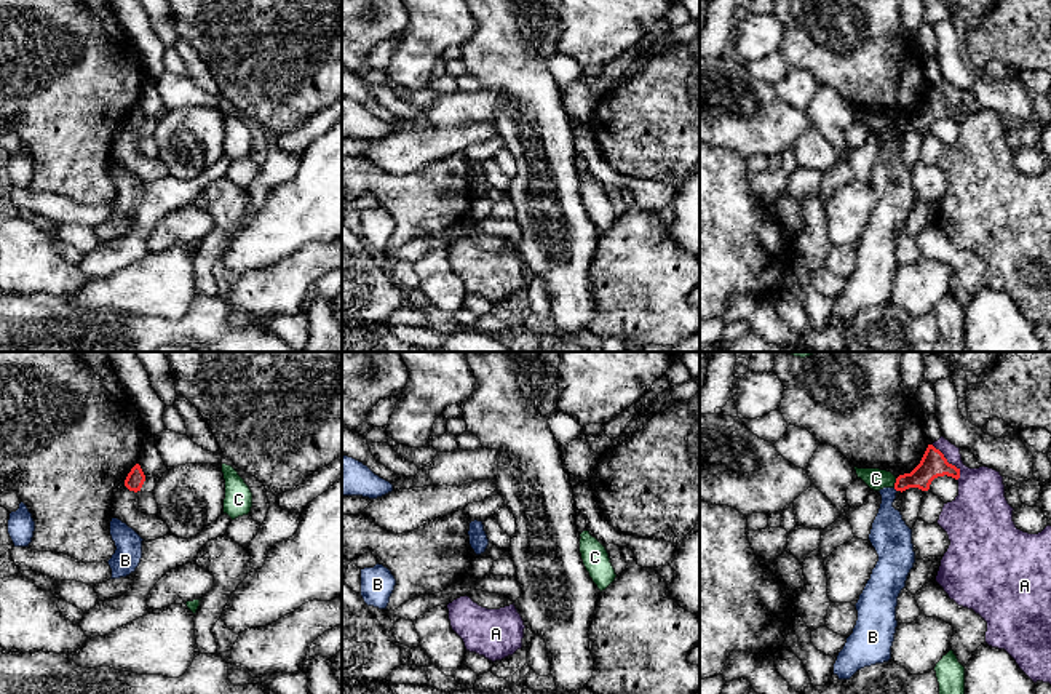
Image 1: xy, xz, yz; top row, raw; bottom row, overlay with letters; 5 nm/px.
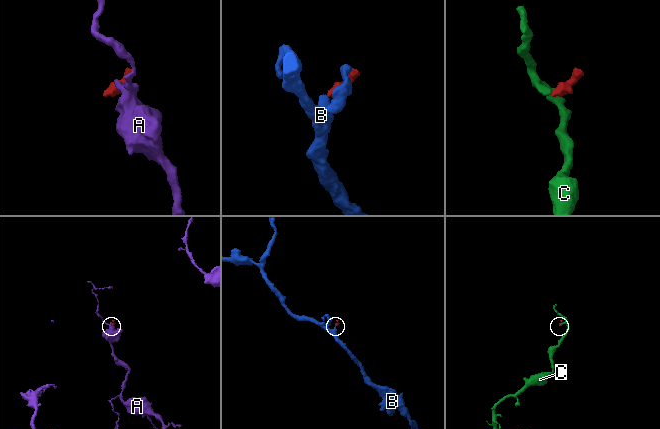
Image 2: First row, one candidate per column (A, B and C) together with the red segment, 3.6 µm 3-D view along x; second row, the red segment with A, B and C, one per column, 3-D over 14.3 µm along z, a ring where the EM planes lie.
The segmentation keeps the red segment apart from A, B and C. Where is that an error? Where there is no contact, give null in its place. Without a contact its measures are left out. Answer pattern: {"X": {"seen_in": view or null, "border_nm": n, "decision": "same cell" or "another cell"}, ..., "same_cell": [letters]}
{"A": {"seen_in": "yz", "border_nm": 220, "decision": "another cell"}, "B": {"seen_in": null, "decision": "another cell"}, "C": {"seen_in": "yz", "border_nm": 50, "decision": "another cell"}, "same_cell": []}

